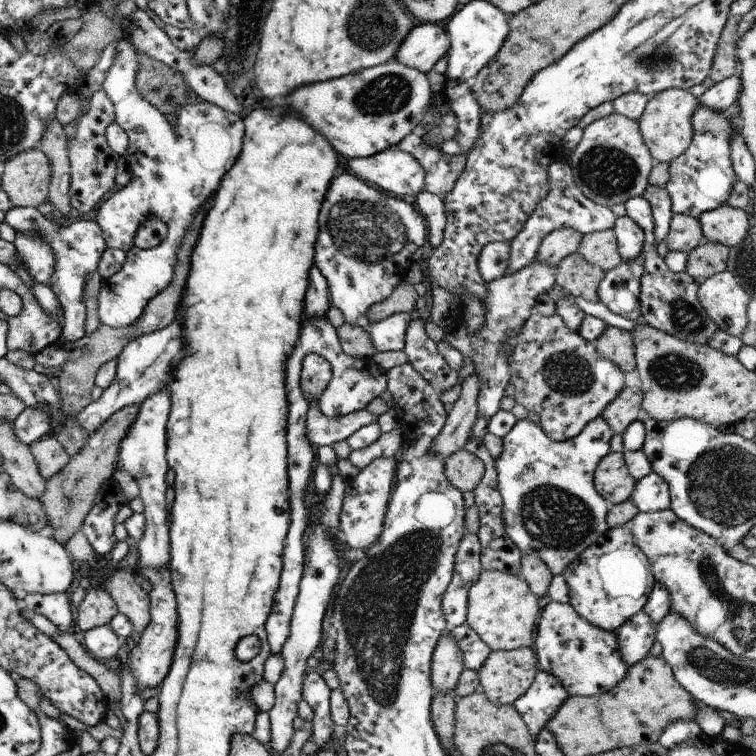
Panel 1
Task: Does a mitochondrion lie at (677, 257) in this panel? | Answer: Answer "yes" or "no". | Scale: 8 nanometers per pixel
no

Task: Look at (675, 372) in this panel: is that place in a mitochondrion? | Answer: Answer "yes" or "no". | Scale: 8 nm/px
yes

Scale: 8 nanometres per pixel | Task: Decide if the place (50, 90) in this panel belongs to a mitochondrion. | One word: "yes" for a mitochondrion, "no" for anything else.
no

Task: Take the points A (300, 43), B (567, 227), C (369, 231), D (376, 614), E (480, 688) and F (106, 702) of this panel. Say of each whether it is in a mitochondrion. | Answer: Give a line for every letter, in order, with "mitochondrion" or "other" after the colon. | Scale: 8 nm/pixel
A: other
B: other
C: mitochondrion
D: mitochondrion
E: other
F: other

